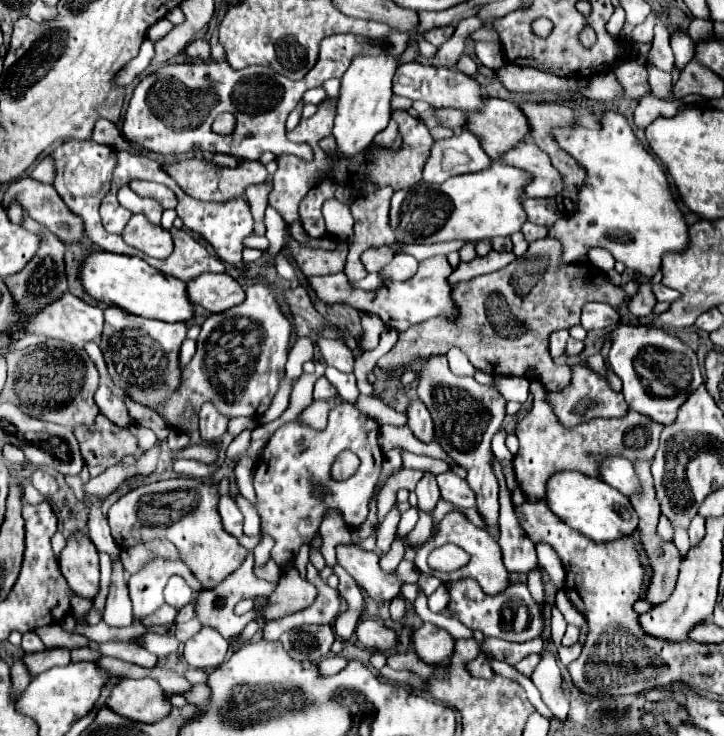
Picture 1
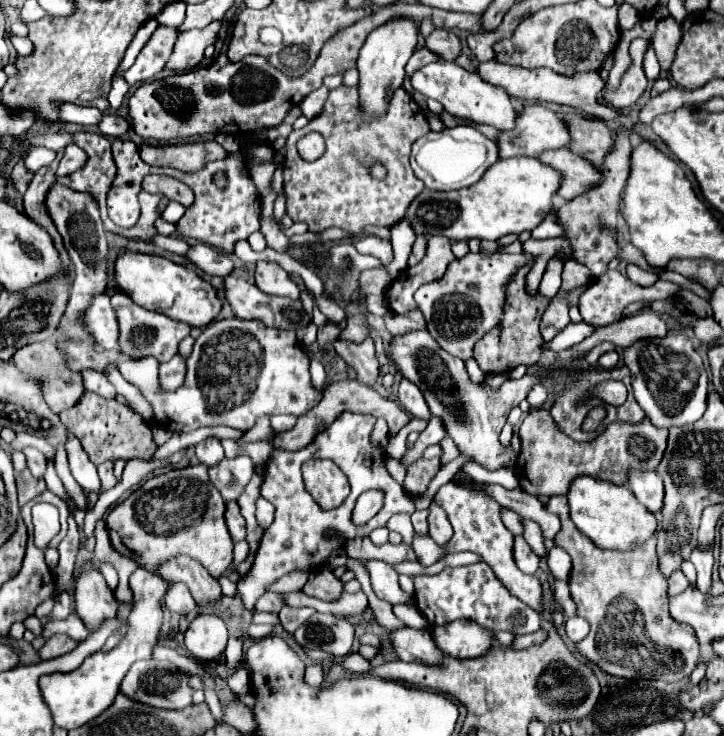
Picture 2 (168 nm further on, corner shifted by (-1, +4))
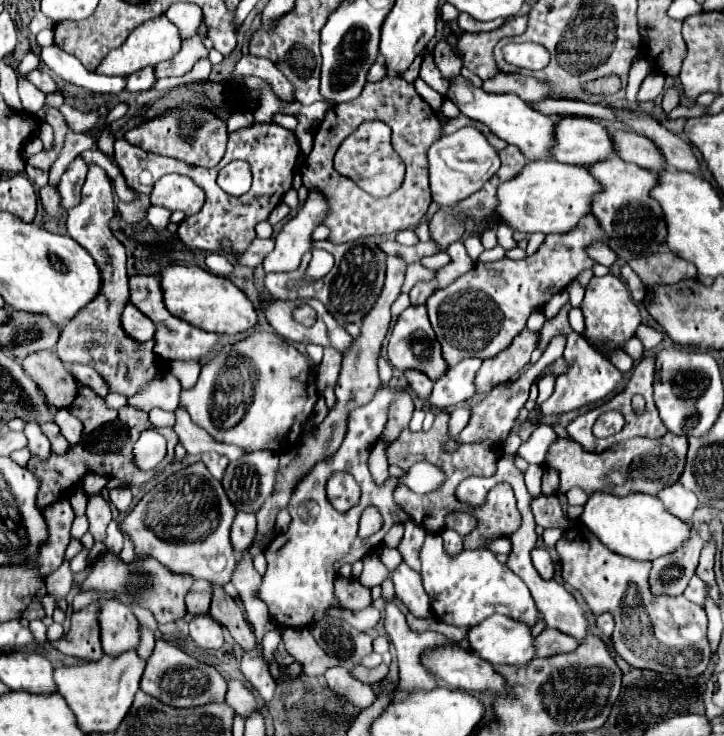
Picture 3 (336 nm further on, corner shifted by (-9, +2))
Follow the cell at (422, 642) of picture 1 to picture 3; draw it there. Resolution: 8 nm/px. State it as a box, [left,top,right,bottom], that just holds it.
[466,616,536,666]

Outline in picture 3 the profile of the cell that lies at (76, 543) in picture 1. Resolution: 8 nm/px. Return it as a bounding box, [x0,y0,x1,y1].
[98,600,138,656]

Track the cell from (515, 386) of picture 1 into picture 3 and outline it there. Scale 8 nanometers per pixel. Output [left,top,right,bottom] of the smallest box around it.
[540,332,622,416]

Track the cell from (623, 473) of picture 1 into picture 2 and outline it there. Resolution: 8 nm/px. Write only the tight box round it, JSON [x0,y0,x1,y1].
[628,472,664,512]

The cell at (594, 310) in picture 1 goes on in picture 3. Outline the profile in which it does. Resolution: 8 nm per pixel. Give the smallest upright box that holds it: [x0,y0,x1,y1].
[582,274,640,372]

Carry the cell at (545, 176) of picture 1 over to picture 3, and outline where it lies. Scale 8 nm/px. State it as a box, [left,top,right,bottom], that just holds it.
[588,156,664,262]

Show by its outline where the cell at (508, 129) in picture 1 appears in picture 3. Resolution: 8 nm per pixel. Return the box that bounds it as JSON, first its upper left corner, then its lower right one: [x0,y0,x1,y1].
[550,116,614,166]

